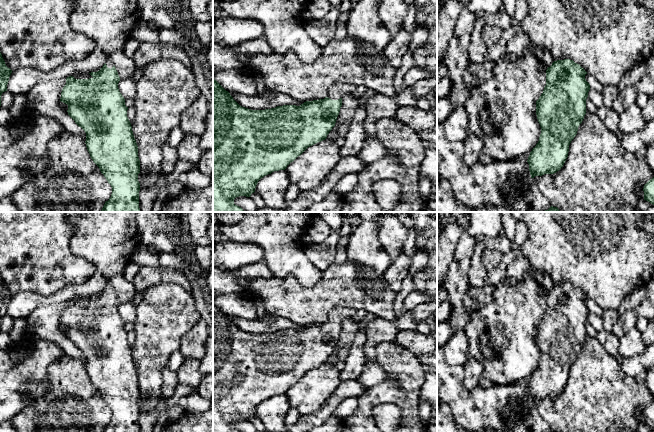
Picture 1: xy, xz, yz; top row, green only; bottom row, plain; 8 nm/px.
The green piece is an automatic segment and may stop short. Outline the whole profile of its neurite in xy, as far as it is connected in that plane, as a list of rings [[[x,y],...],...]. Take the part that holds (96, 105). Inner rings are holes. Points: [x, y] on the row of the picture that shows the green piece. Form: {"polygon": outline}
{"polygon": [[[108,59],[99,71],[89,74],[92,76],[89,79],[67,77],[60,101],[68,105],[68,115],[85,131],[90,157],[112,187],[111,197],[101,212],[140,212],[138,146],[127,117],[128,107],[118,88],[120,77]]]}

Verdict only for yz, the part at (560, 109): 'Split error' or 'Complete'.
Split error

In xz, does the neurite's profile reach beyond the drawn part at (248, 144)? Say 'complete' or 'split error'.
split error

